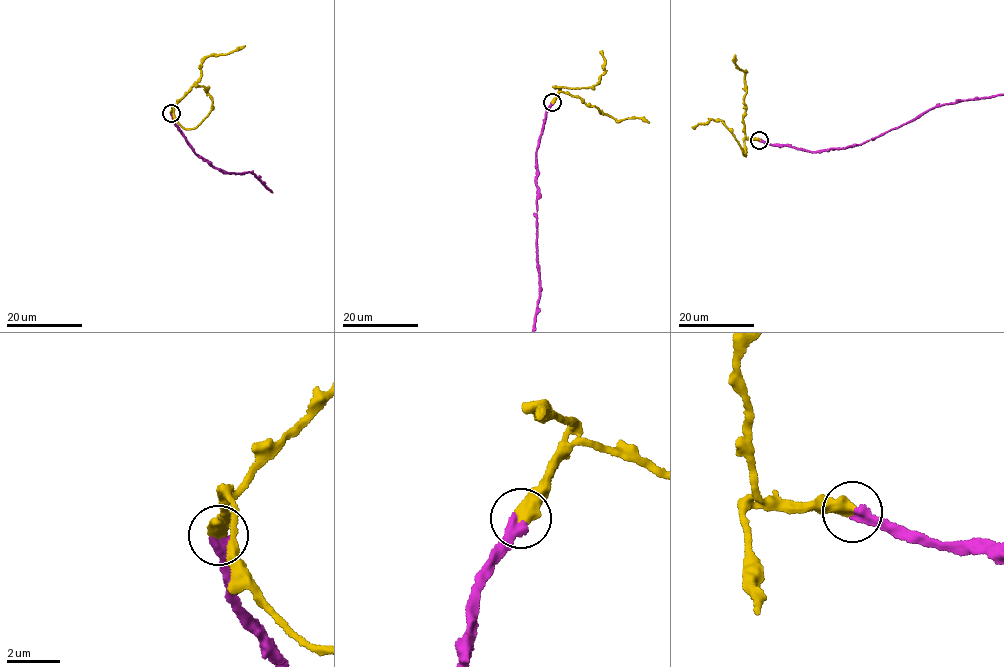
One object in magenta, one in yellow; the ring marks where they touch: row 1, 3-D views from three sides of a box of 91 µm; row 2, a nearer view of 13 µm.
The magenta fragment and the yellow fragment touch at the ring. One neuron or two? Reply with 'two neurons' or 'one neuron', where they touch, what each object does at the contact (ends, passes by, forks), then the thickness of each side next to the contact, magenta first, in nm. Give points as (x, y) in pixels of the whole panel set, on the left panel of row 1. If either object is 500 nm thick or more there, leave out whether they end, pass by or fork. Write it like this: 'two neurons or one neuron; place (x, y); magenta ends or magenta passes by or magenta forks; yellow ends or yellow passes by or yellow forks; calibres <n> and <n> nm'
one neuron; place (171, 113); calibres 360 and 500 nm

